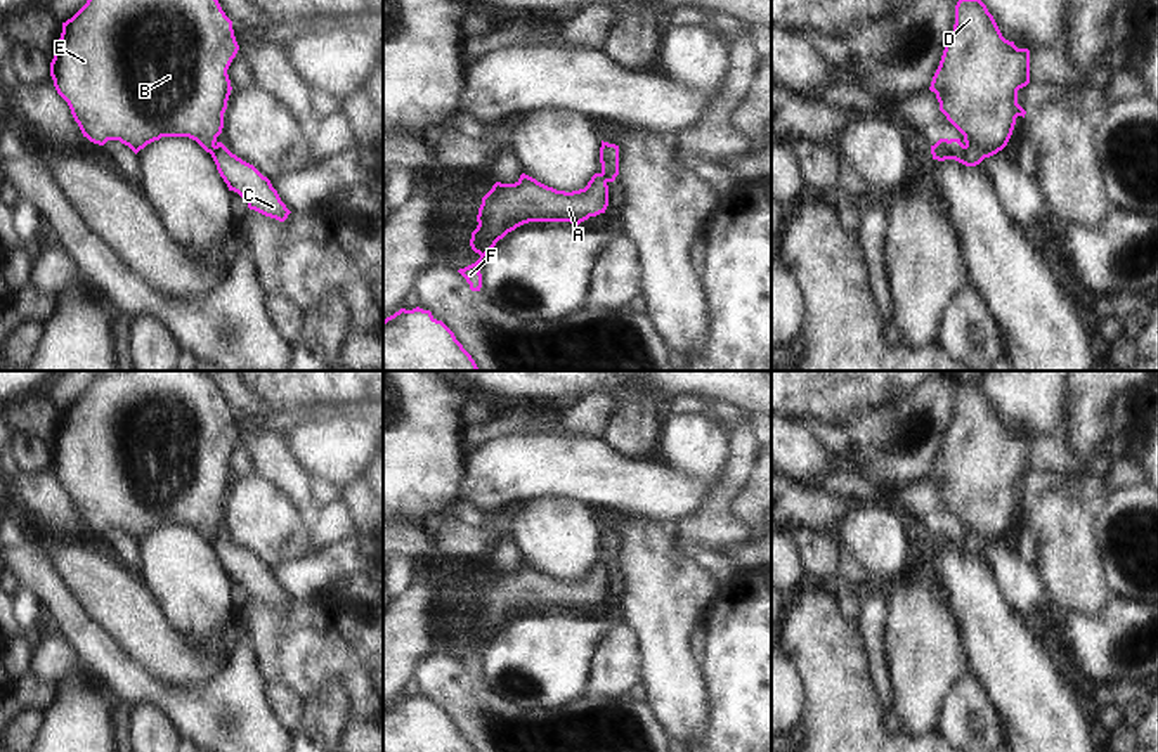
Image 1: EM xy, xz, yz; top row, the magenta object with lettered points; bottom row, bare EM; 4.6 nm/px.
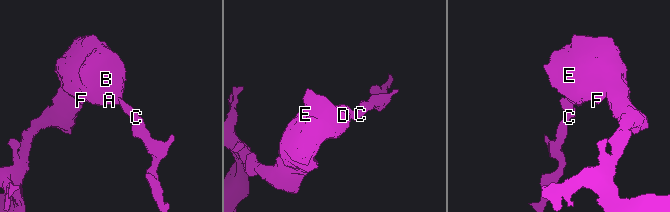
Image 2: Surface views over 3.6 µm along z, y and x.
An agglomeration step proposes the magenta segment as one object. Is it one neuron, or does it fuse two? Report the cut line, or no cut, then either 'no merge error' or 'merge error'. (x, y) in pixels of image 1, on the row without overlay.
no cut | no merge error

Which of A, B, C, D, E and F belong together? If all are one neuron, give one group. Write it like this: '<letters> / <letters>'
A B C D E F

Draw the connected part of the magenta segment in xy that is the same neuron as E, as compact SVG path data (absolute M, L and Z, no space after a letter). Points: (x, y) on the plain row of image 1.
M101 371L87 392L62 411L50 464L90 530L120 528L137 542L161 525L189 525L211 542L229 579L237 580L250 598L284 610L291 600L270 568L217 528L232 478L227 457L237 438L232 409L203 371Z

